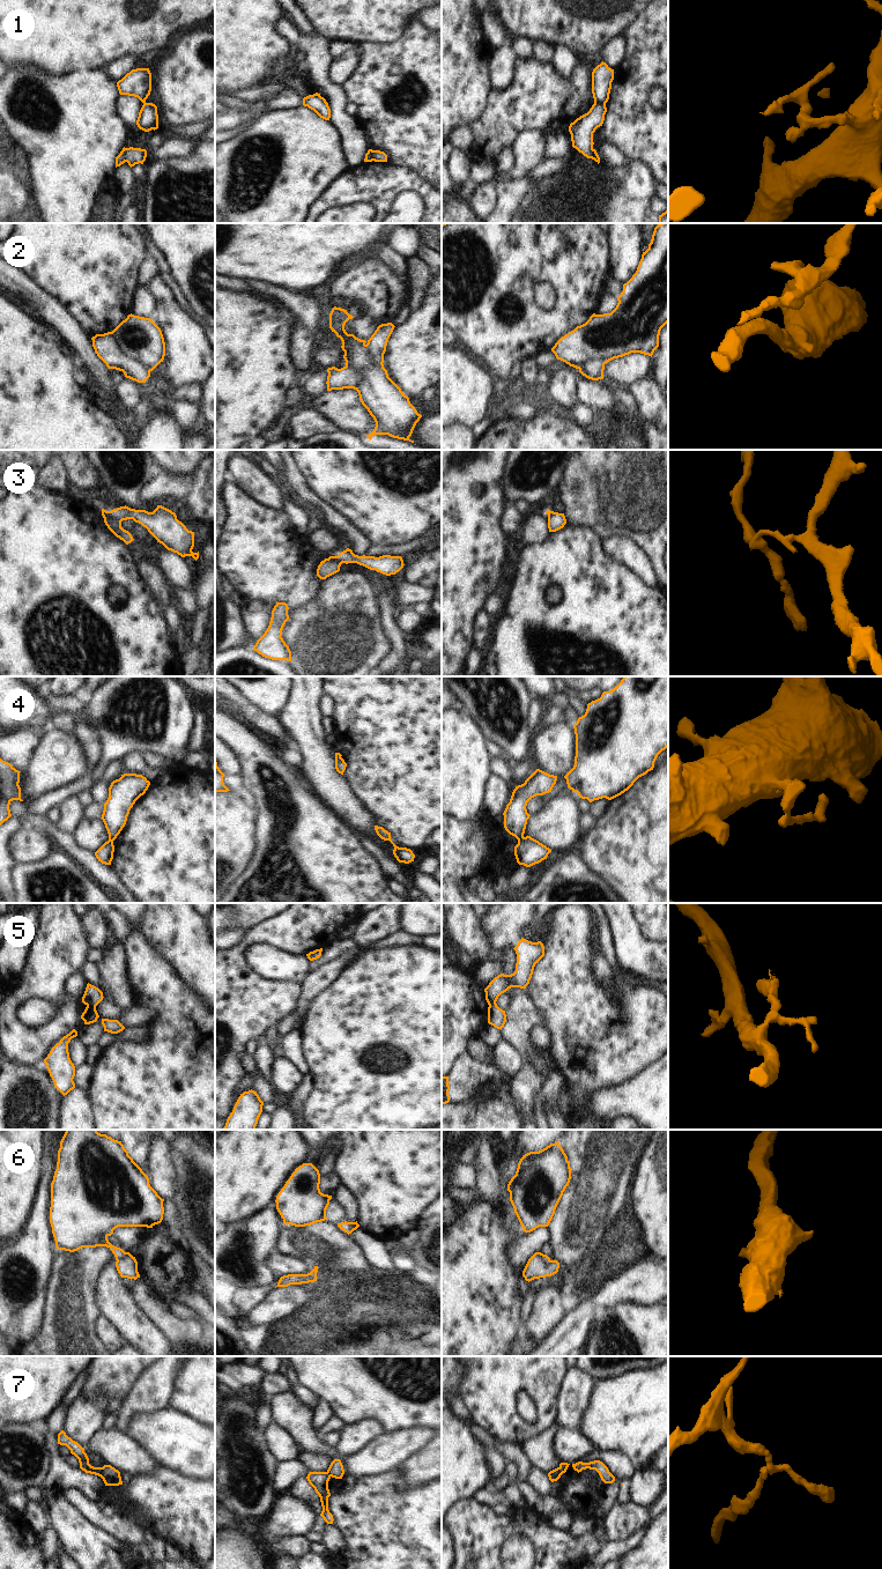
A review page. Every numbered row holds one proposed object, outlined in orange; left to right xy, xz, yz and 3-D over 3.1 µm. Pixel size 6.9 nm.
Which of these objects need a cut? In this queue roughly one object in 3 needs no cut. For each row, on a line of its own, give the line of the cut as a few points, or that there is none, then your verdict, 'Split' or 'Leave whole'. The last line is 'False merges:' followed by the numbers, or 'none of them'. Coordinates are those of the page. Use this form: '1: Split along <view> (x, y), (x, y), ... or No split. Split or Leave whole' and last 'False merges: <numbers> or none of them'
1: Split along yz (594, 101), (600, 101), (605, 104). Split
2: Split along xy (110, 332), (116, 343), (128, 356), (138, 360), (150, 370). Split
3: Split along xy (110, 511), (121, 520). Split
4: Split along yz (523, 836), (518, 841). Split
5: Split along xy (87, 1005), (95, 1007). Split
6: Split along xy (126, 1252), (117, 1260). Split
7: Split along xy (102, 1467), (98, 1475). Split
False merges: 1, 2, 3, 4, 5, 6, 7

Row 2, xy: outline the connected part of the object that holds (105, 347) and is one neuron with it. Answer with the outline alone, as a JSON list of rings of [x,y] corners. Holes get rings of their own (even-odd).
[[[111,332],[96,334],[91,340],[95,353],[109,369],[123,371],[126,378],[138,383],[146,383],[150,377],[150,370],[147,367],[128,357],[118,347]]]

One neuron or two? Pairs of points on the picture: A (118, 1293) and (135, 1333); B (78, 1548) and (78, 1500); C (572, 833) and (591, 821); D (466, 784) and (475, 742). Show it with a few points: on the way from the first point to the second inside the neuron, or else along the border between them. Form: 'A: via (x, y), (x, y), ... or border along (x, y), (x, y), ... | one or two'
A: via (118, 1303), (134, 1323) | one
B: border along (58, 1494), (98, 1527) | two
C: border along (582, 813), (580, 834) | two
D: via (466, 774), (466, 753) | one

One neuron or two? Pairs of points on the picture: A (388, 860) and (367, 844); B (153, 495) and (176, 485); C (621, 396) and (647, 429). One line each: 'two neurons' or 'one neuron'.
A: one neuron
B: one neuron
C: one neuron

